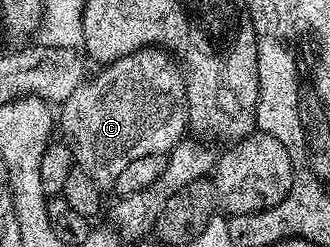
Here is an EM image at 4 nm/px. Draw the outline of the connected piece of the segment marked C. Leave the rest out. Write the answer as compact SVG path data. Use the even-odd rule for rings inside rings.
M145 47L142 51L136 51L127 57L117 59L114 63L110 63L104 69L98 71L101 72L94 79L92 76L82 87L75 89L75 93L71 93L71 97L67 97L65 103L60 104L59 127L60 130L61 127L65 130L66 136L64 135L64 138L69 146L73 148L73 158L76 166L85 170L94 179L99 188L106 189L106 187L112 188L116 184L119 173L123 173L123 169L127 169L127 165L131 165L131 161L139 161L139 157L165 155L174 145L181 142L186 134L189 121L189 98L185 95L185 76L176 58L159 47Z

